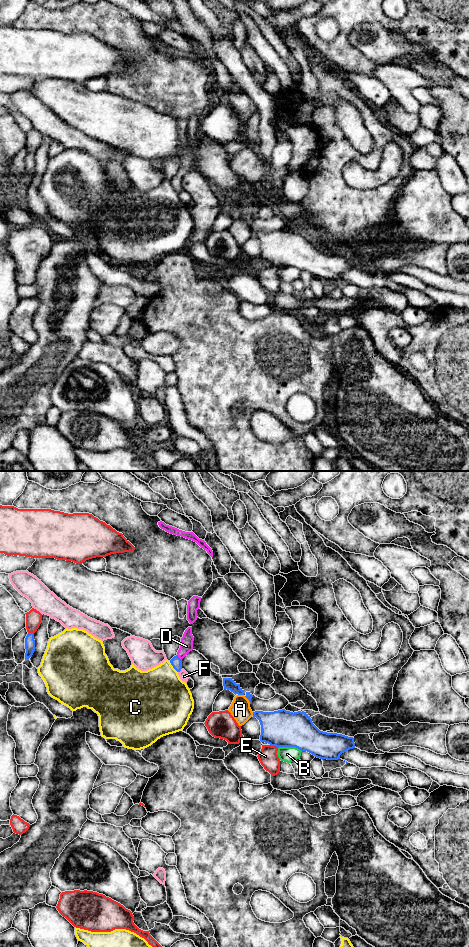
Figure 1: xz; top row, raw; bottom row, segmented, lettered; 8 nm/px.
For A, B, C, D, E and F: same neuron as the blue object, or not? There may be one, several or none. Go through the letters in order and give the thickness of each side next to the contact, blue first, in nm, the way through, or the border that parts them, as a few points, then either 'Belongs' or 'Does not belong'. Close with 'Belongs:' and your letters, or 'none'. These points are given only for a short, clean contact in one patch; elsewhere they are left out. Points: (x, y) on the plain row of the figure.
A: Thickness 90 nm (blue) against 160 nm. Does not belong
B: Thickness 300 nm (blue) against 130 nm. Boundary: xz (278, 267), (297, 267), (301, 271). Does not belong
C: Thickness 90 nm (blue) against 420 nm. Does not belong
D: Thickness 90 nm (blue) against 100 nm. Path across: xz (176, 182), (178, 177), (186, 166). Belongs
E: Thickness 300 nm (blue) against 150 nm. Does not belong
F: Thickness 90 nm (blue) against 80 nm. Does not belong
Belongs: D

